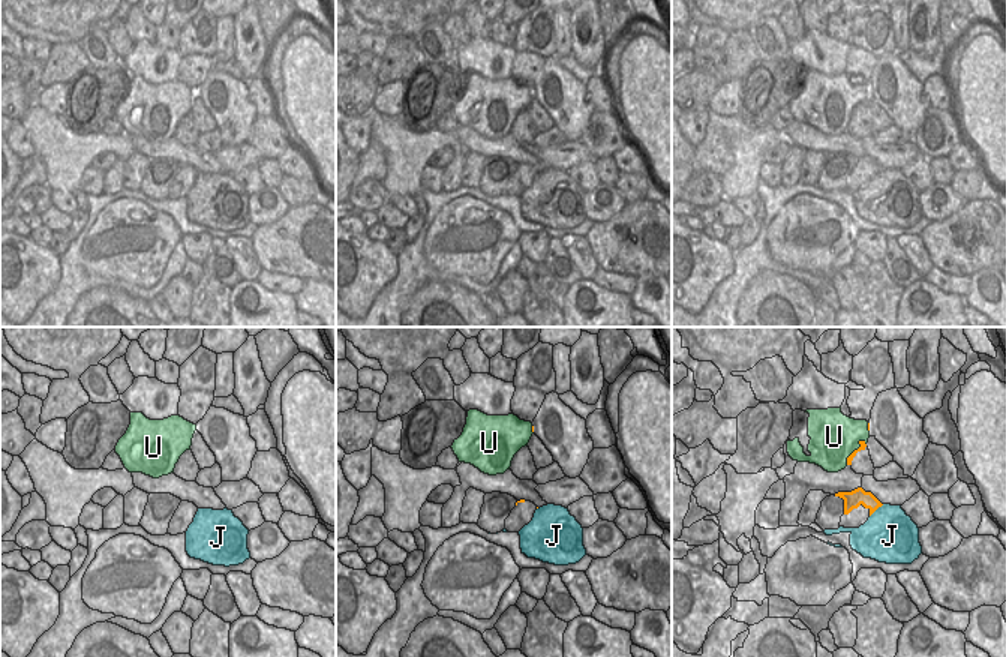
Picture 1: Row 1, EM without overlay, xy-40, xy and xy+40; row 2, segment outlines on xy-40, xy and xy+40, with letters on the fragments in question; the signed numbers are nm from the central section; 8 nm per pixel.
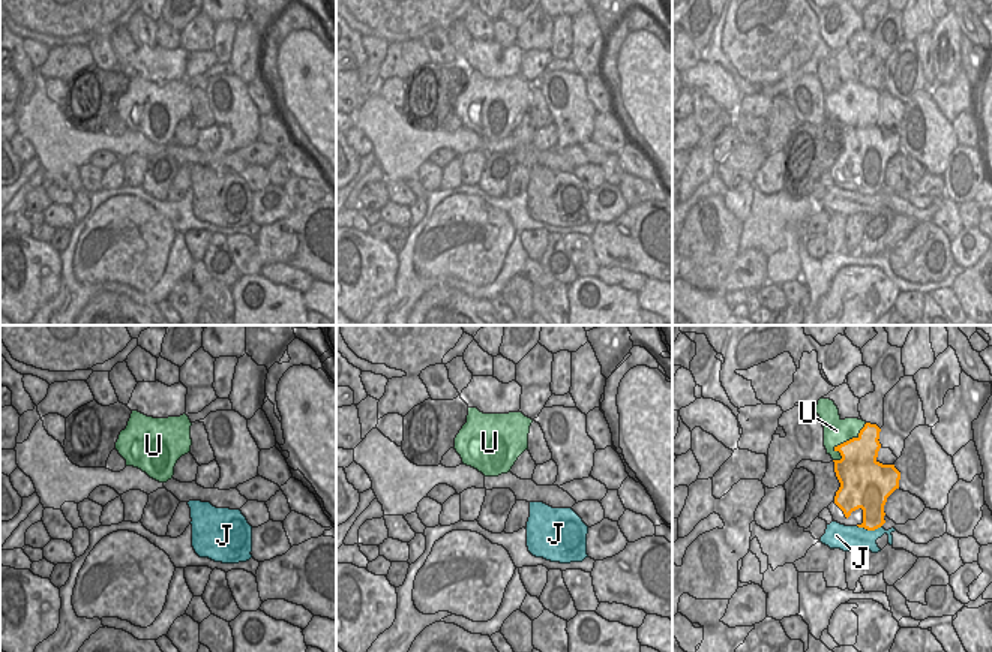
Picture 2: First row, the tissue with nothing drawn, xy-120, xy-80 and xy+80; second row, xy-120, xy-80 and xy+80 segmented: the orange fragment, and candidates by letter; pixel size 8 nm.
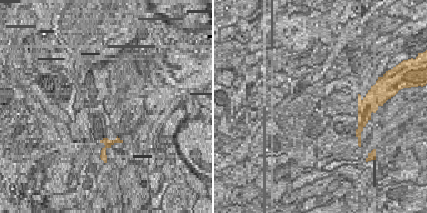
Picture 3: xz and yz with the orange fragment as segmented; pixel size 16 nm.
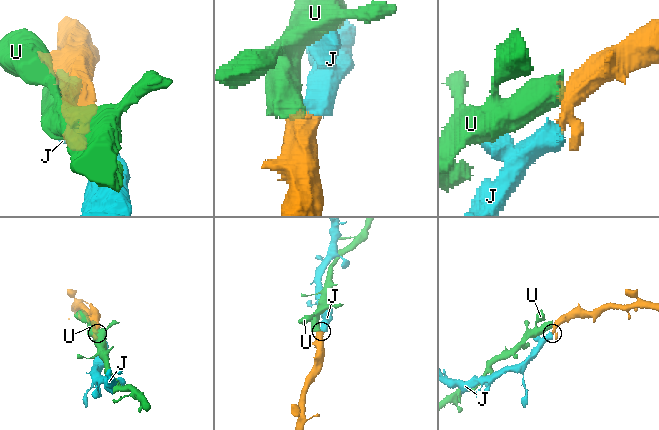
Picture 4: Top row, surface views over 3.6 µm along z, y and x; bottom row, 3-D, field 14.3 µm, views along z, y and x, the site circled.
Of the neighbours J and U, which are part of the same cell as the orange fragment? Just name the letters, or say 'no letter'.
U.

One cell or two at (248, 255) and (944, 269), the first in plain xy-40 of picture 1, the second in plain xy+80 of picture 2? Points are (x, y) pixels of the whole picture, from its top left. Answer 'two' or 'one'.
two

